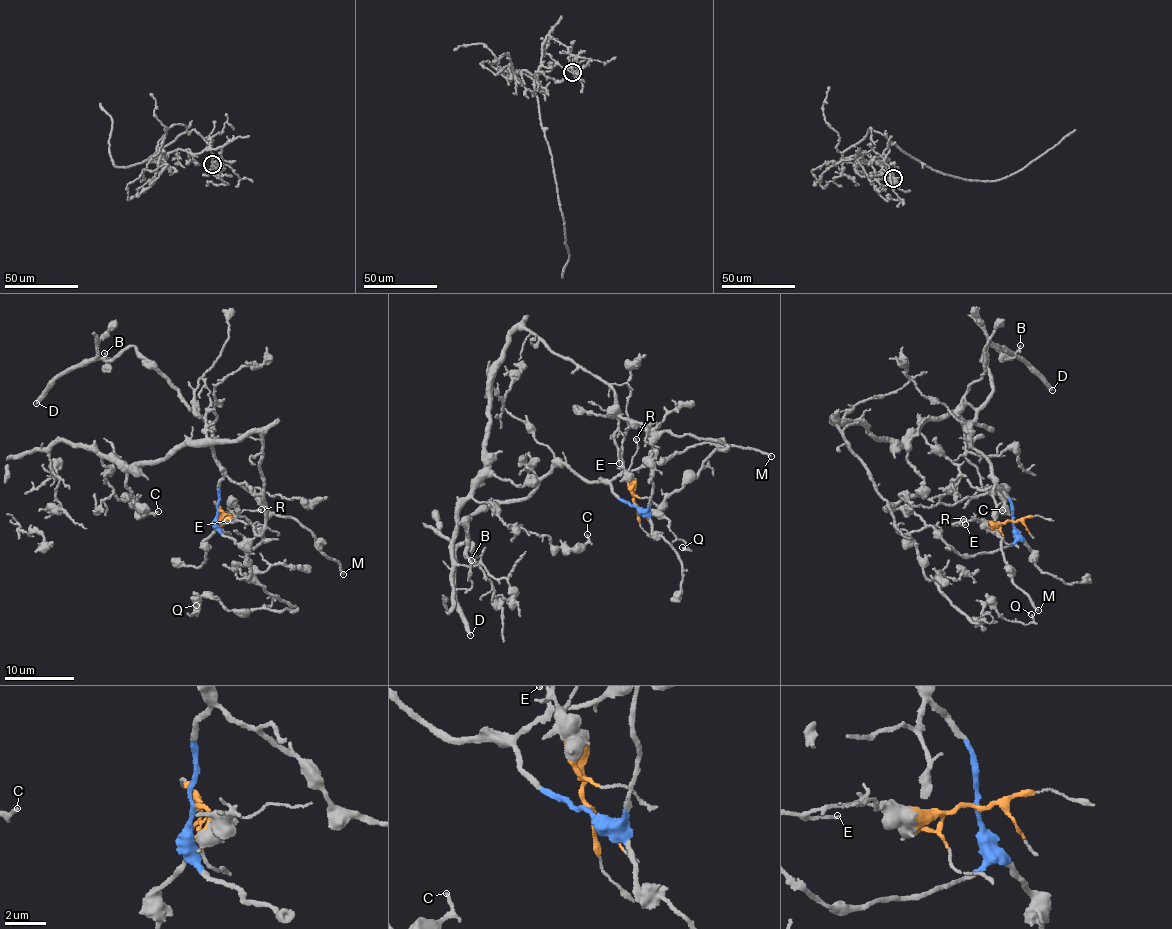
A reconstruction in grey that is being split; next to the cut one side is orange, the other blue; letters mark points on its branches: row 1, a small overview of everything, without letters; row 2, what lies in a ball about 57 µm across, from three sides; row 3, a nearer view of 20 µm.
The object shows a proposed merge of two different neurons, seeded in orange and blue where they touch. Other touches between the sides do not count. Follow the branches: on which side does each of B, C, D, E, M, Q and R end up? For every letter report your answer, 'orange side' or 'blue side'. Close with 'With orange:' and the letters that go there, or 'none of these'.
B: blue side
C: orange side
D: blue side
E: orange side
M: blue side
Q: orange side
R: orange side
With orange: C, E, Q, R

